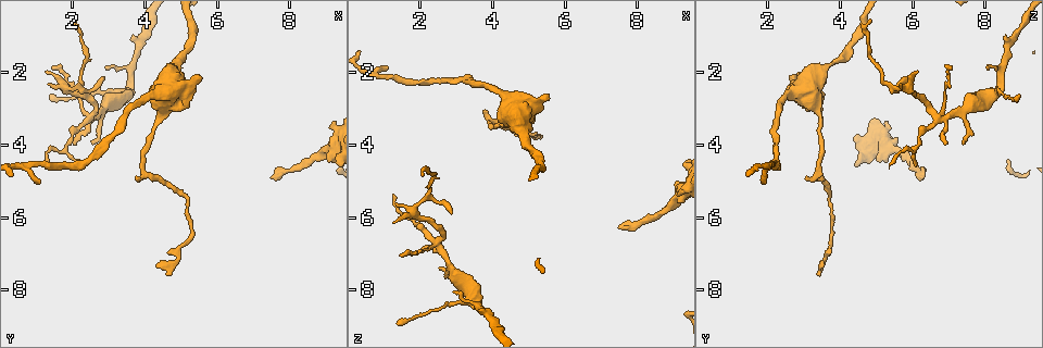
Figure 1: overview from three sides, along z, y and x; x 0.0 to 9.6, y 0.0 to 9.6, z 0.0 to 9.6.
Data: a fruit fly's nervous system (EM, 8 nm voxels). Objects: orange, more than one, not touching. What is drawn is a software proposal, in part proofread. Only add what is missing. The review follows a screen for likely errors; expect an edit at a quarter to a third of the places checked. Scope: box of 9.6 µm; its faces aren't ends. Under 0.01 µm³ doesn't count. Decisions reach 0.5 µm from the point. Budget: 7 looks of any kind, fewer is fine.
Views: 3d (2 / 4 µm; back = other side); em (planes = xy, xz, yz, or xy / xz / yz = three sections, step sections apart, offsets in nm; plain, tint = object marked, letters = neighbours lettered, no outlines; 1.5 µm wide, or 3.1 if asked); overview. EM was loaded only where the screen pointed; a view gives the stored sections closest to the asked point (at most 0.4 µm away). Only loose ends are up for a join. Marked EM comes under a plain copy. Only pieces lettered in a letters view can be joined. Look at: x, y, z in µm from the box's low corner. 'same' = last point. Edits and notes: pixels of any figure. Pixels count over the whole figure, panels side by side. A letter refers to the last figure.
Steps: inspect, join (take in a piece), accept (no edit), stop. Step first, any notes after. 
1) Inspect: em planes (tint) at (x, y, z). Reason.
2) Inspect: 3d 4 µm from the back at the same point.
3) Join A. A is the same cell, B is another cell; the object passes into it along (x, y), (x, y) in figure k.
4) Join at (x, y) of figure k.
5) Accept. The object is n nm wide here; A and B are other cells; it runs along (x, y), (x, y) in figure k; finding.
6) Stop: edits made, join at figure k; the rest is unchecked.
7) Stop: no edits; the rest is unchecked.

Inspect: em planes (letters) at (5.45, 2.10, 2.80). Branch stops here.

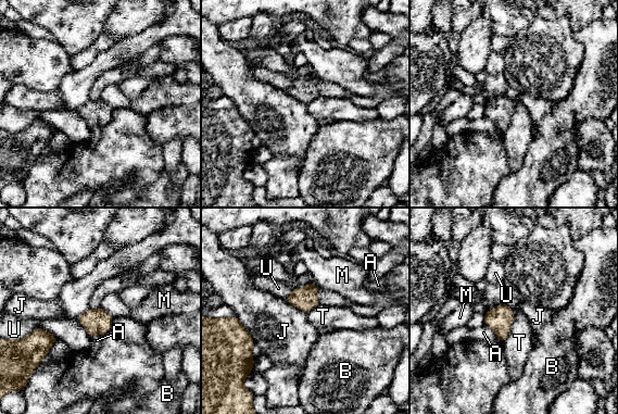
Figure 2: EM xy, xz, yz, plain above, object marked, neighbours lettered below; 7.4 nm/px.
Accept. The object is 180 nm wide here; A, B, J, M, T and U are other cells; a border runs along (235, 315), (255, 343) in figure 2; none of them fits.

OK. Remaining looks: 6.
Inspect: em planes (tint) at (7.55, 4.90, 6.30). Thin end.

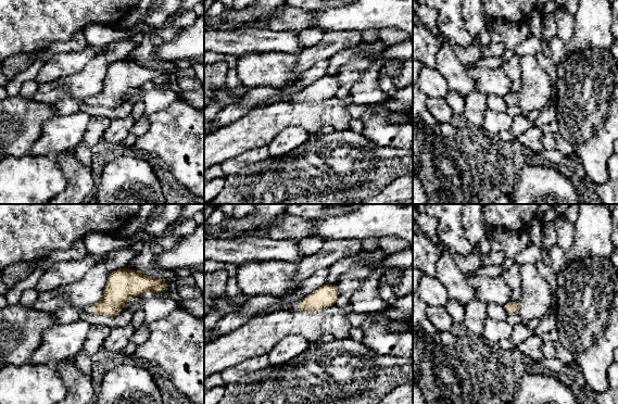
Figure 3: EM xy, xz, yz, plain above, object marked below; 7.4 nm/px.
Inspect: em planes (letters) at the same point. What lies round it.

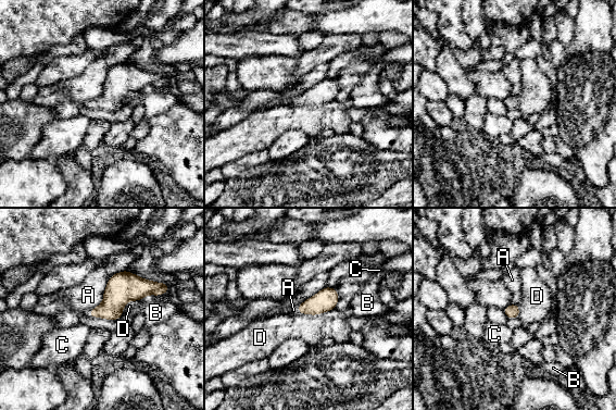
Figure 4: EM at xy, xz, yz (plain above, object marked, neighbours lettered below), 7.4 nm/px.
Accept. A, B, C and D are other cells; a border runs along (334, 308), (315, 314), (299, 313) in figure 4; none of them fits.

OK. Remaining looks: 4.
Inspect: em planes (letters) at (1.50, 1.95, 7.10). Tapers out.

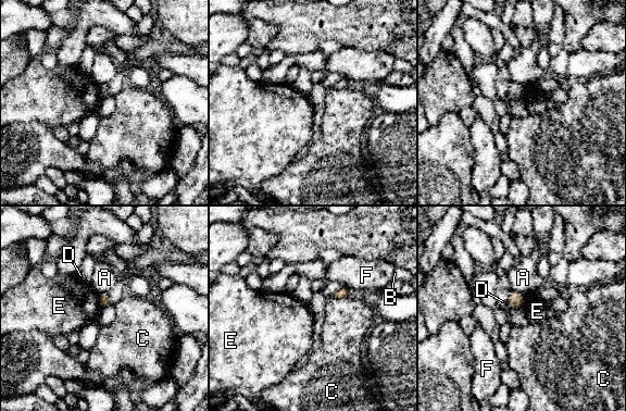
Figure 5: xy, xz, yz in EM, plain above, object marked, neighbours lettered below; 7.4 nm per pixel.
Accept. A, B, C, D, E and F are other cells; a border runs along (98, 294), (101, 307) in figure 5; no lettered piece goes on from it.

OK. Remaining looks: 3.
Stop: no edits; the rest is unchecked.

